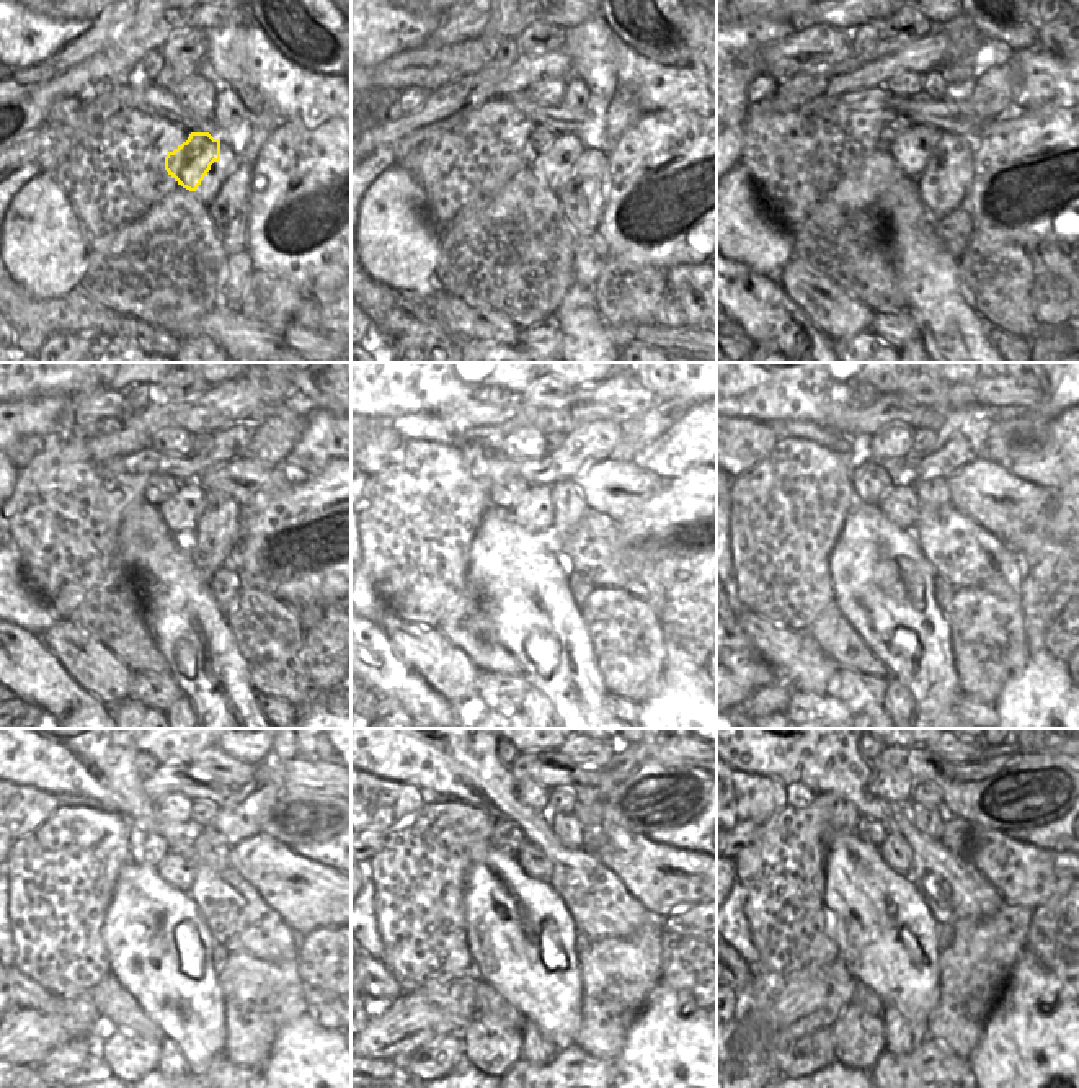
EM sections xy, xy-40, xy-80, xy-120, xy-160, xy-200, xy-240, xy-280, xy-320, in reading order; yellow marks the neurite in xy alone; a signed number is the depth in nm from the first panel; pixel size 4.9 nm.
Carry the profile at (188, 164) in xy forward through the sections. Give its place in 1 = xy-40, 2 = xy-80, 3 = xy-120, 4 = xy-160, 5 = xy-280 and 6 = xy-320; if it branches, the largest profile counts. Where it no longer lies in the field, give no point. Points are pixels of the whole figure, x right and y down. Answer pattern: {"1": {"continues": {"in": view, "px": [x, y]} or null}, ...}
{"1": {"continues": {"in": "xy-40", "px": [554, 165]}}, "2": {"continues": {"in": "xy-80", "px": [911, 147]}}, "3": {"continues": {"in": "xy-120", "px": [180, 503]}}, "4": {"continues": {"in": "xy-160", "px": [546, 503]}}, "5": {"continues": {"in": "xy-280", "px": [506, 837]}}, "6": {"continues": {"in": "xy-320", "px": [869, 830]}}}

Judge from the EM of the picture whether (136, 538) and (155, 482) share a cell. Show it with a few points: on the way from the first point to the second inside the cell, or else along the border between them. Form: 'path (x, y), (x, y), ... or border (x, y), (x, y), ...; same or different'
border (146, 500), (157, 508); different

